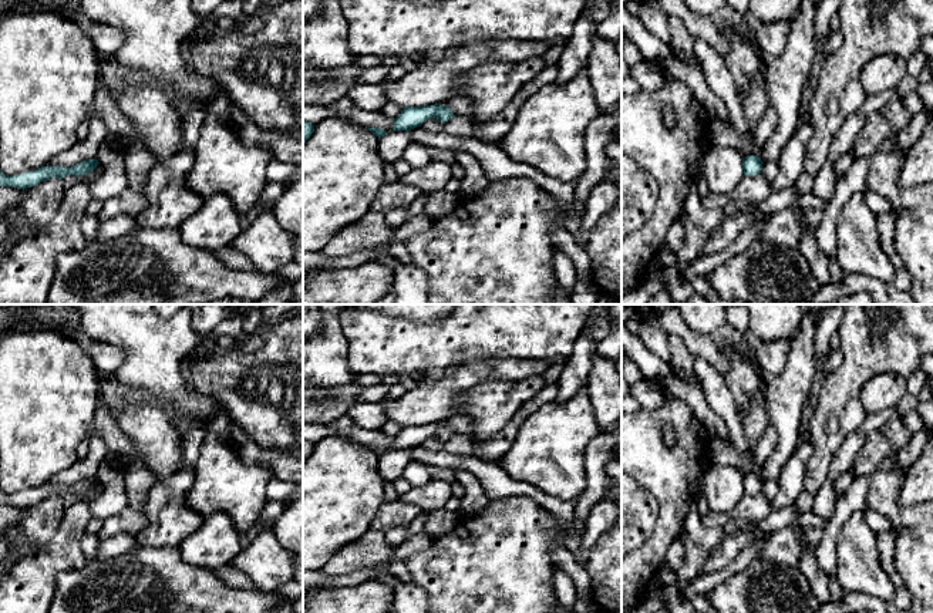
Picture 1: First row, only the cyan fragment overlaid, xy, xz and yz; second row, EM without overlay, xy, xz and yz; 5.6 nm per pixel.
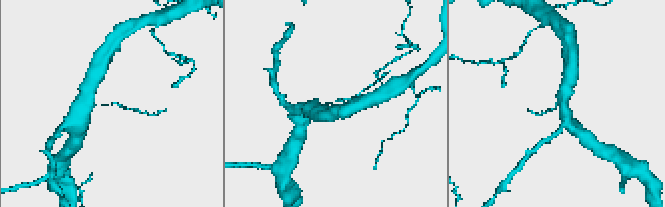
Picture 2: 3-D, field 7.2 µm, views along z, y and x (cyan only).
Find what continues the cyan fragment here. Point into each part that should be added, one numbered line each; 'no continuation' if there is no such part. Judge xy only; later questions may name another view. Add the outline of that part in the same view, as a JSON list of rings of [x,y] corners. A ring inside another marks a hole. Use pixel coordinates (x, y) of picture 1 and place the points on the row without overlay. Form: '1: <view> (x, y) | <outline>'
no continuation

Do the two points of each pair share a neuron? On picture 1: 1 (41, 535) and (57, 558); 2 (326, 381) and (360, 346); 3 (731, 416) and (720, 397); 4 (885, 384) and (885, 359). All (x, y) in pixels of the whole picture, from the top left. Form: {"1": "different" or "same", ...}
{"1": "different", "2": "different", "3": "same", "4": "different"}

